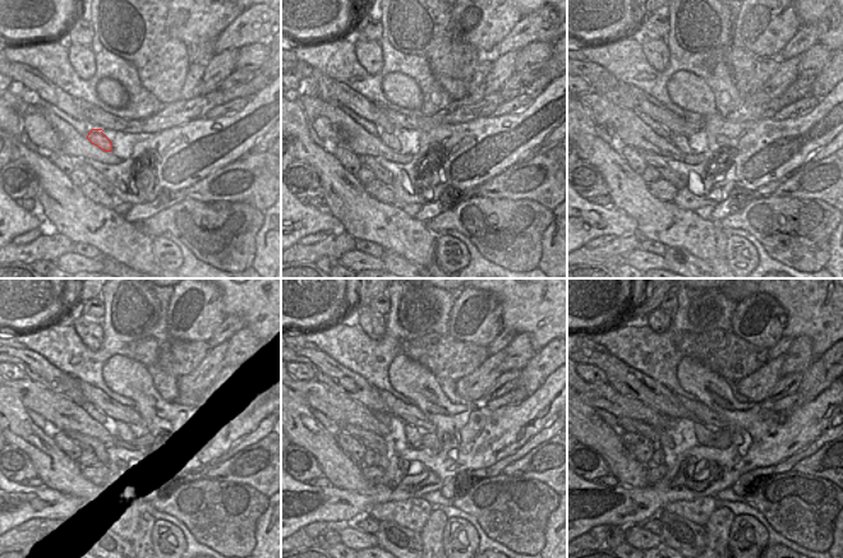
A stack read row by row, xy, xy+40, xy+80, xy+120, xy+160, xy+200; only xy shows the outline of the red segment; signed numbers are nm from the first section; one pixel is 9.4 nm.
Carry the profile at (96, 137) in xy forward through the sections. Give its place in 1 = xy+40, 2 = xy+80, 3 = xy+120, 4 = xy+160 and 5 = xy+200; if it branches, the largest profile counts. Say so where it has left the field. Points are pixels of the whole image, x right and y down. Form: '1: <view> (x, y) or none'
1: xy+40 (391, 141)
2: xy+80 (681, 142)
3: xy+120 (124, 432)
4: xy+160 (413, 434)
5: xy+200 (704, 436)

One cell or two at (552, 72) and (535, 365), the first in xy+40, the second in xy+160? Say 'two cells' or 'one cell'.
one cell

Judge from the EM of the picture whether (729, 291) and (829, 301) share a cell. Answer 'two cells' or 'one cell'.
one cell

